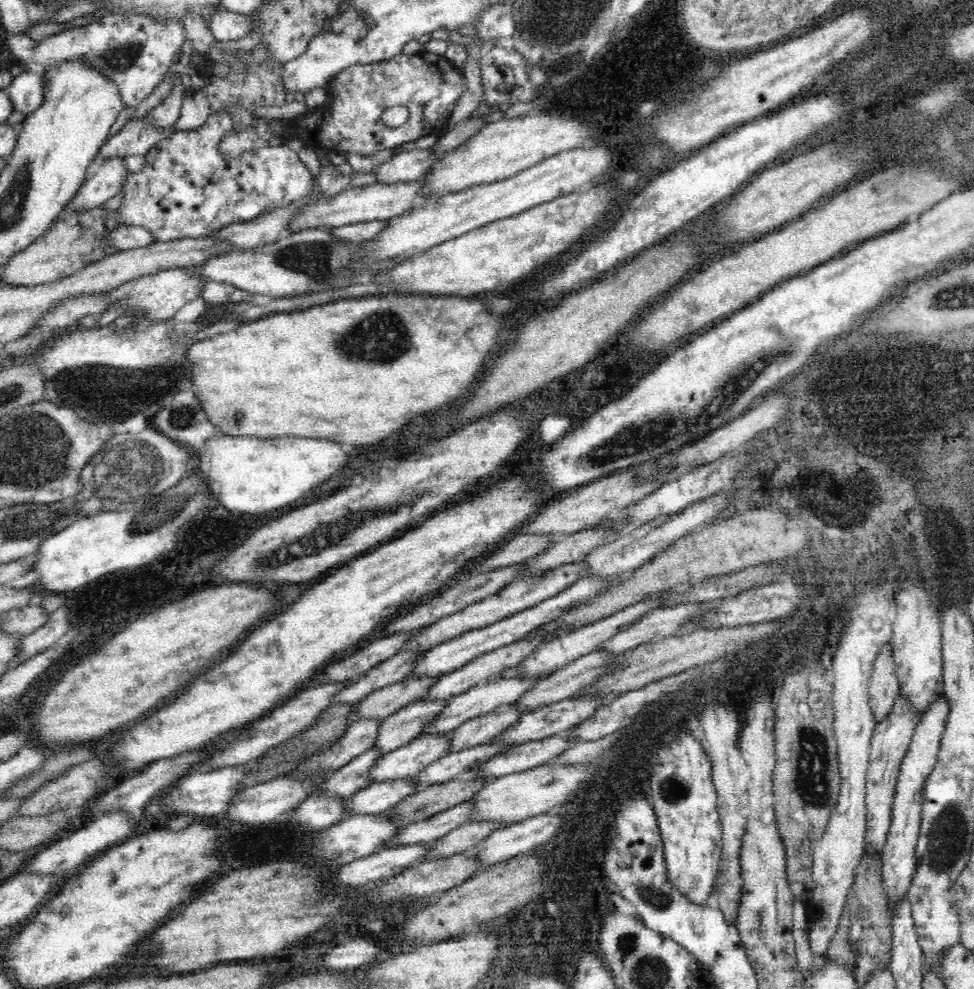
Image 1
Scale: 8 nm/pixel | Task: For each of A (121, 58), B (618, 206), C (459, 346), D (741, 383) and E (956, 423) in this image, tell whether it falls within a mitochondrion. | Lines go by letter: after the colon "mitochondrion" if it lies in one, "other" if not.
A: mitochondrion
B: other
C: other
D: mitochondrion
E: other

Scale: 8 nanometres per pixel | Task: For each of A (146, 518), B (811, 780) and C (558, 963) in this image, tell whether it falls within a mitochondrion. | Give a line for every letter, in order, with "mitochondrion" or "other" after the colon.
A: mitochondrion
B: mitochondrion
C: other

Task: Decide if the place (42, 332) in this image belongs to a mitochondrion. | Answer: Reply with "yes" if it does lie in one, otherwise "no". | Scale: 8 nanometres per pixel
no

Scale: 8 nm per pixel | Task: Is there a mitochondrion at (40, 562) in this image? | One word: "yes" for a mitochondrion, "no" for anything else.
no

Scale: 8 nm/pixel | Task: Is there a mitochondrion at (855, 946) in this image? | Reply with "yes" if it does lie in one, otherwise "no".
yes

